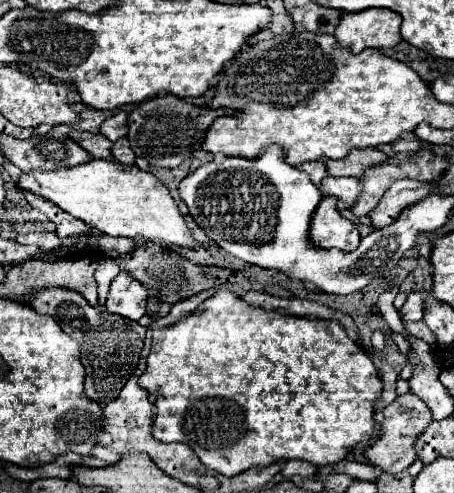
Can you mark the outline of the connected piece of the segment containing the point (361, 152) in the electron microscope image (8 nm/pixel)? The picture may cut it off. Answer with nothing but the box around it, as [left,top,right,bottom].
[326,149,386,177]

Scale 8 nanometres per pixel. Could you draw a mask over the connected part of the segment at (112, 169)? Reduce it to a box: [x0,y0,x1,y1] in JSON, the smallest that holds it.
[16,159,196,247]

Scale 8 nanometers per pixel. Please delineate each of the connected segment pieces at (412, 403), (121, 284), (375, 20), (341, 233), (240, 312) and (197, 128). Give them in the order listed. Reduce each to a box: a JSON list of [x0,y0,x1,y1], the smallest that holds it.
[[362,393,432,473],[106,271,148,321],[334,9,402,53],[308,197,360,253],[138,291,382,477],[128,95,236,167]]

